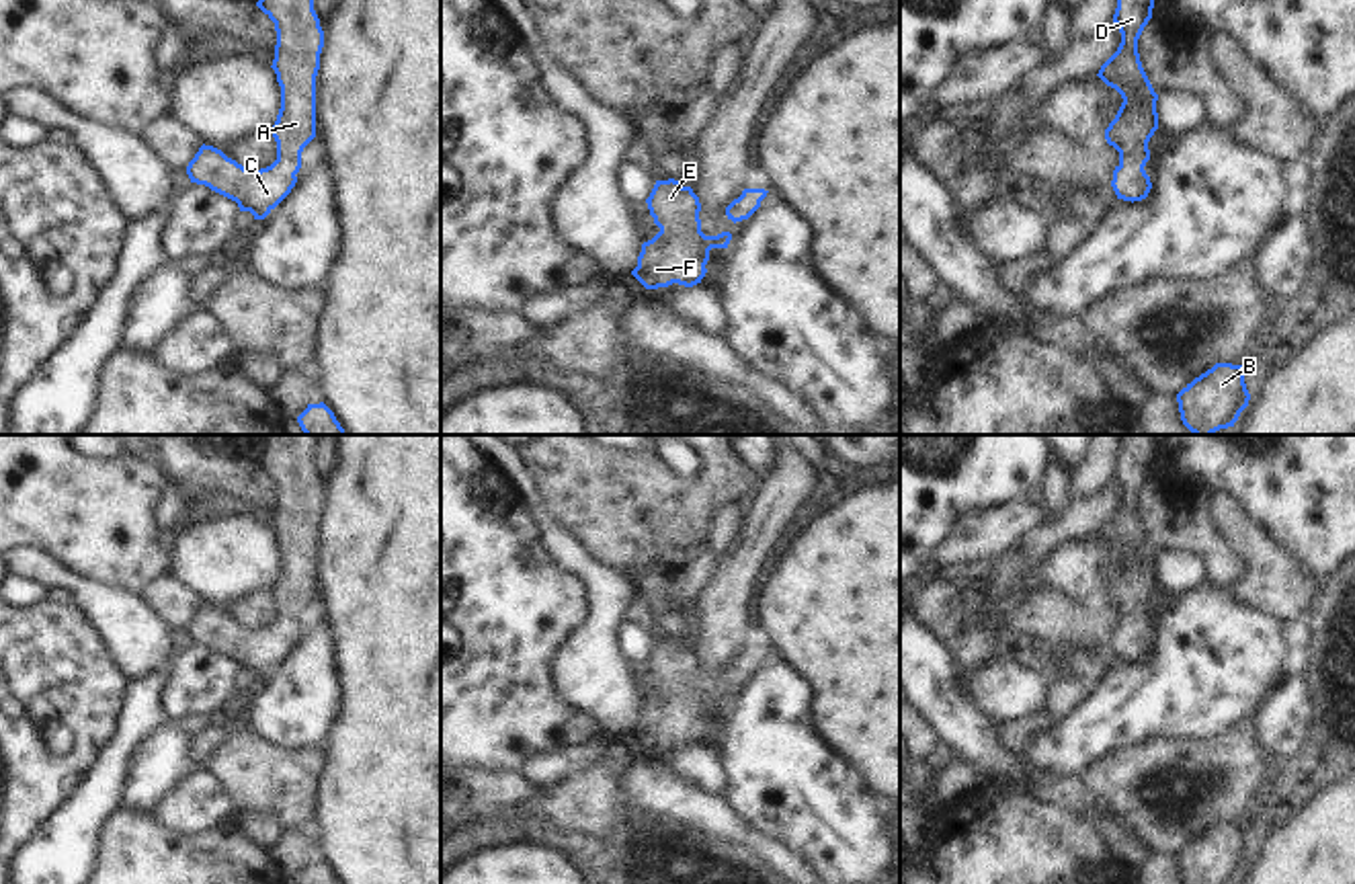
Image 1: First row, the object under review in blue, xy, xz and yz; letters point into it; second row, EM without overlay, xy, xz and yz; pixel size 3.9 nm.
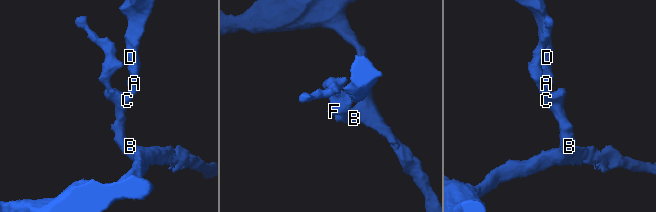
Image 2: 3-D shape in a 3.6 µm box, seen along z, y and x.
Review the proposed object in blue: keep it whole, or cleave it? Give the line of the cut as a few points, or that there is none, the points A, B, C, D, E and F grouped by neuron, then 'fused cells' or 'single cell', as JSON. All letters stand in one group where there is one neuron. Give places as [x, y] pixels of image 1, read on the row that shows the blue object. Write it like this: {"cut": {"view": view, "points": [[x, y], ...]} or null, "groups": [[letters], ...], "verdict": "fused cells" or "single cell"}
{"cut": null, "groups": [["A", "B", "C", "D", "E", "F"]], "verdict": "single cell"}

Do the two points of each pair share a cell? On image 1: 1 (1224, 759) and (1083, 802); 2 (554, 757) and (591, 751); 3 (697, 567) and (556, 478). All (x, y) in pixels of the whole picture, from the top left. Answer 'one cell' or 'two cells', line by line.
1: two cells
2: one cell
3: two cells

